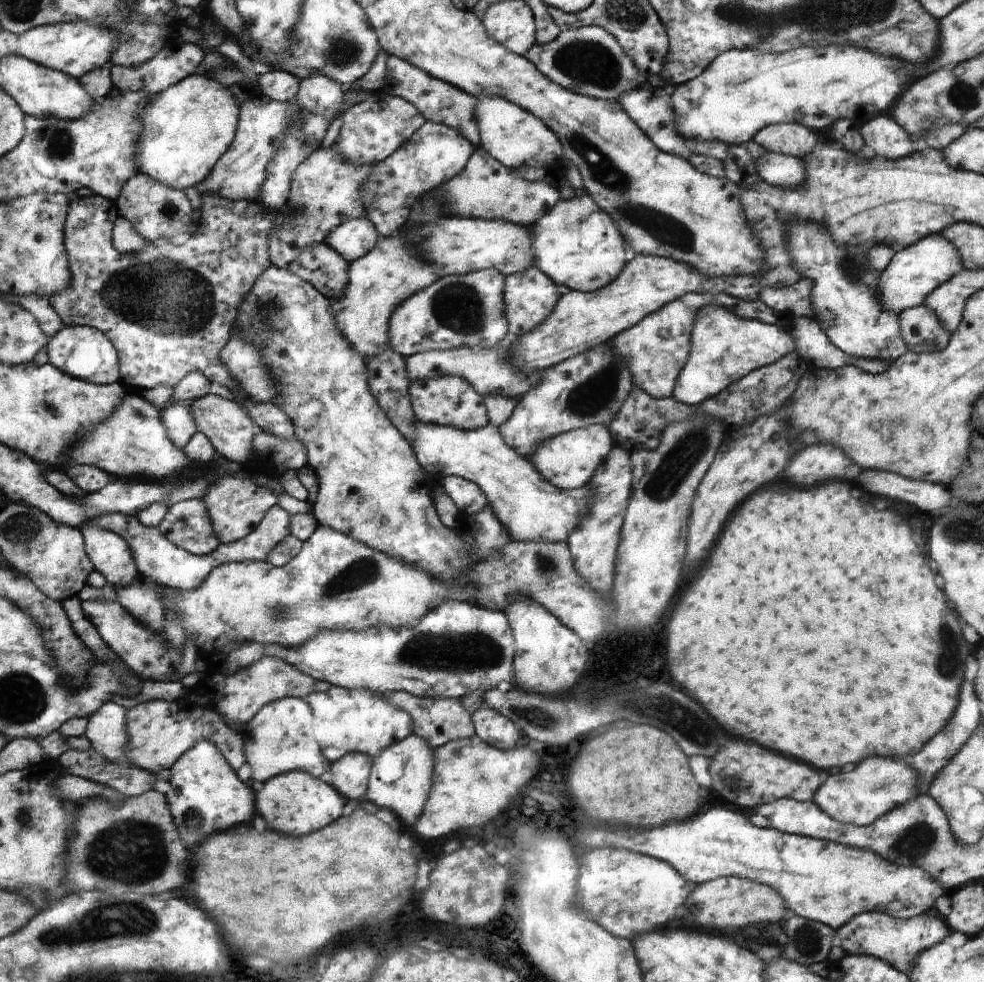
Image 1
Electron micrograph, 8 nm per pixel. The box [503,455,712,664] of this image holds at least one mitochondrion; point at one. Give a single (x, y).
(545, 562)

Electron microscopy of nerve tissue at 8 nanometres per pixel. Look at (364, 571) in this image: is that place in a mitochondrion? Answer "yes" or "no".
yes

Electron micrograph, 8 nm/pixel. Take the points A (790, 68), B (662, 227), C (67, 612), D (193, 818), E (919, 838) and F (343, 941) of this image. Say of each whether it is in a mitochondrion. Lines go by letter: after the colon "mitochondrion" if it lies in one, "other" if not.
A: other
B: mitochondrion
C: other
D: mitochondrion
E: mitochondrion
F: other

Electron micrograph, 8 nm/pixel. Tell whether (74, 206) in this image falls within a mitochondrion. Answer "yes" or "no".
no

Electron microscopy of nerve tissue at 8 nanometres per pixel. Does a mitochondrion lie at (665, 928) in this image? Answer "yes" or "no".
no

